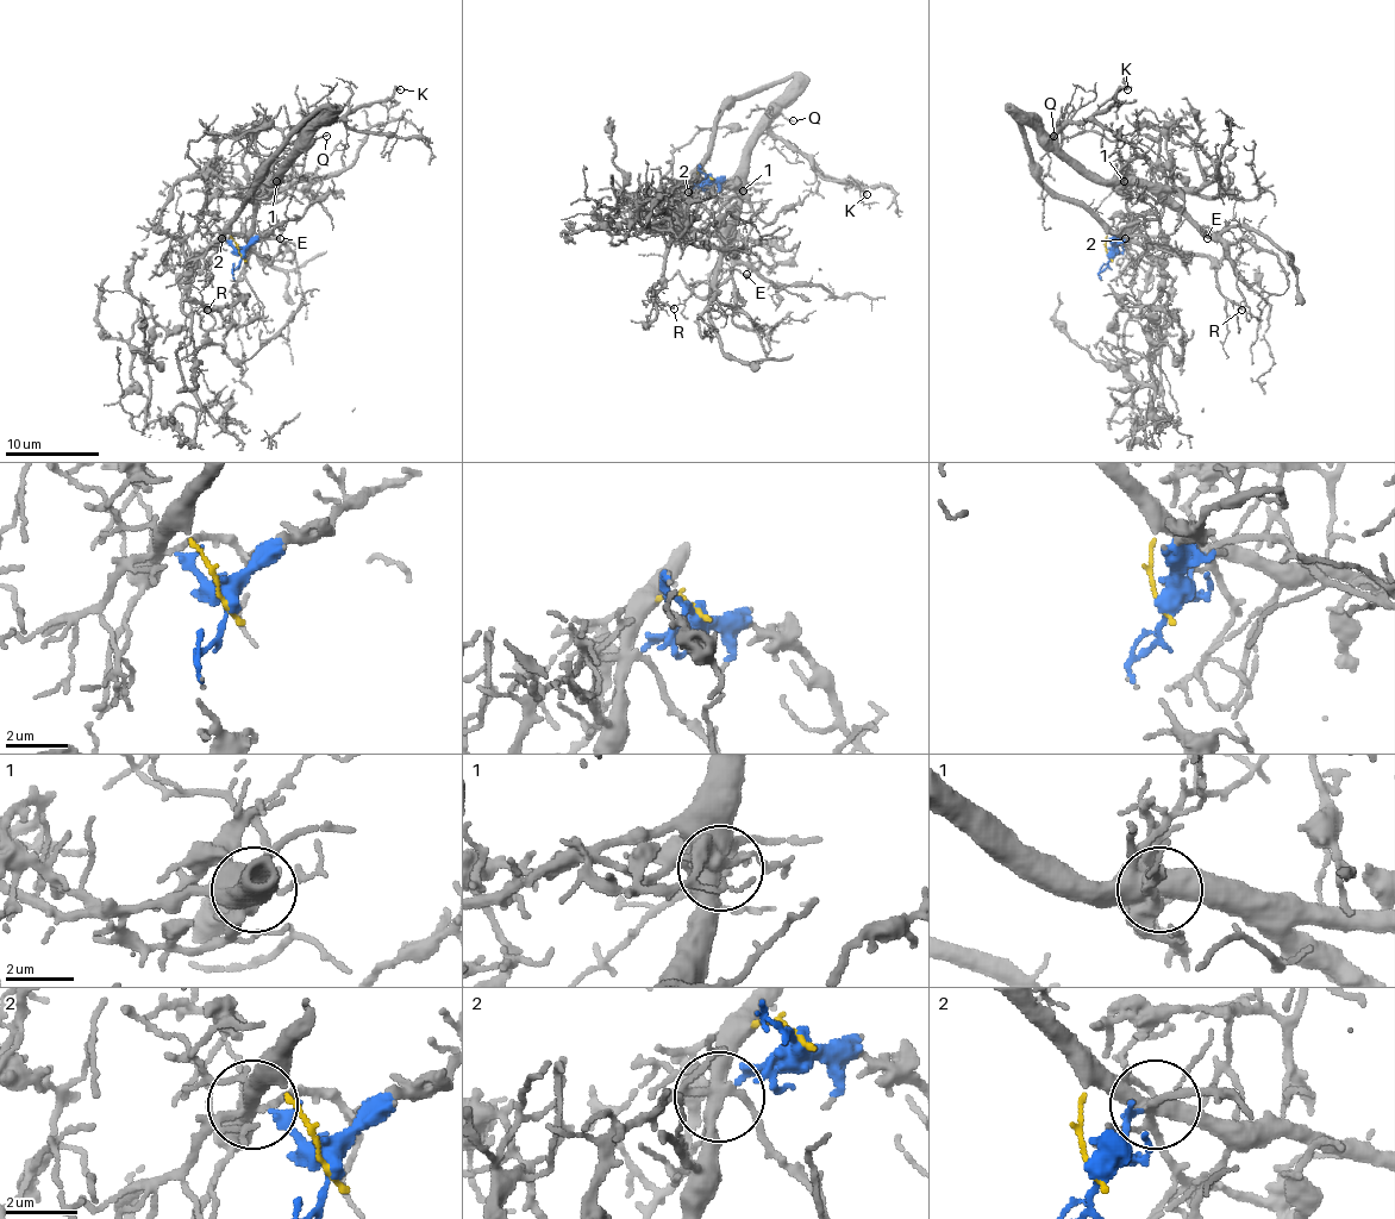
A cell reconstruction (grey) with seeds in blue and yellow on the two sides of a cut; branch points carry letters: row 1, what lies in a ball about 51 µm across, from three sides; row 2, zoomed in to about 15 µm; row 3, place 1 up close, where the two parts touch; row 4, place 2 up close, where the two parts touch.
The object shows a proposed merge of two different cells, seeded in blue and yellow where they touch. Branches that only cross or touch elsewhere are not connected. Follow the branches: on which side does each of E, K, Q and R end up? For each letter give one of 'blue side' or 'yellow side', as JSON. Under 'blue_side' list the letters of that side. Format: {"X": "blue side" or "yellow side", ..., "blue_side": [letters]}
{"E": "yellow side", "K": "yellow side", "Q": "yellow side", "R": "yellow side", "blue_side": []}

